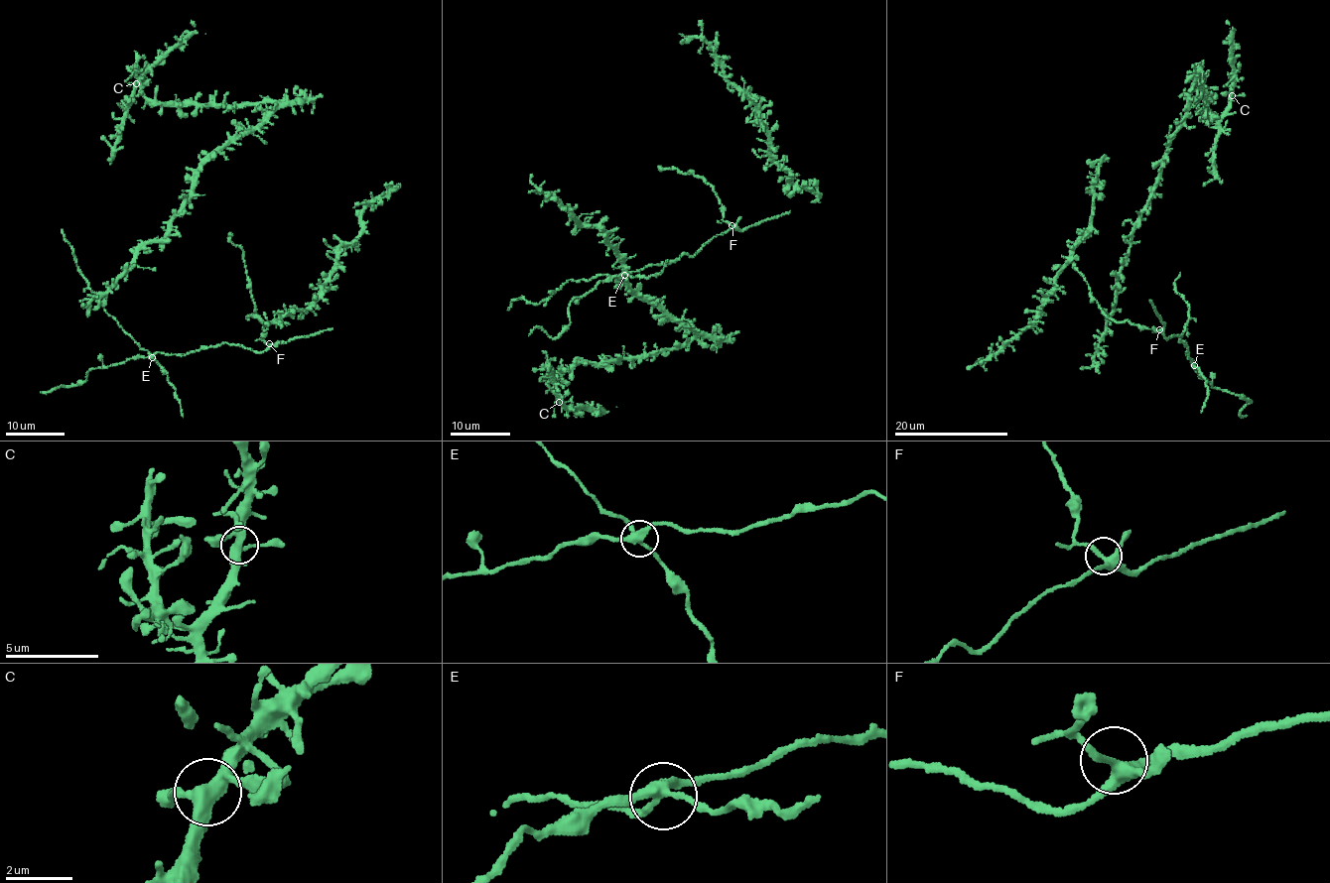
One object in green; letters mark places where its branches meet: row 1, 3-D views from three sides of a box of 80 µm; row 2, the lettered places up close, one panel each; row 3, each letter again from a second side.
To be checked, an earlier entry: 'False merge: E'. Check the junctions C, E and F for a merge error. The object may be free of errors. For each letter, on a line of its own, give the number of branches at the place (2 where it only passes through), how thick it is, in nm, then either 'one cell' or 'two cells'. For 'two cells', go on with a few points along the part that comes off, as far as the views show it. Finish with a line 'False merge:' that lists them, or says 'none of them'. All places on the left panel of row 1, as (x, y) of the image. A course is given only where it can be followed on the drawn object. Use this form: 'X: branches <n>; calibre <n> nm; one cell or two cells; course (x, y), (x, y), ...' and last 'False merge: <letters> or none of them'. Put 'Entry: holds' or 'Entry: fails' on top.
Entry: holds
C: branches 4; calibre 400 nm; one cell
E: branches 4; calibre 320 nm; two cells; course (153, 357), (105, 311), (89, 287), (61, 229)
F: branches 4; calibre 340 nm; one cell
False merge: E

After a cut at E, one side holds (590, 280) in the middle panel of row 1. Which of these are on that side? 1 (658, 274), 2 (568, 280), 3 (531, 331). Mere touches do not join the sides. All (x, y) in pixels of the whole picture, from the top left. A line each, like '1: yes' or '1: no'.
1: yes
2: yes
3: no

